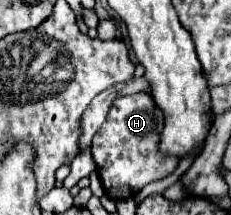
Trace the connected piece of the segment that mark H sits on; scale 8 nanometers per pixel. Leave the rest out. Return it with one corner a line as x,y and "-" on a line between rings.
148,92
122,96
112,104
106,122
102,124
98,134
94,134
92,142
92,156
108,198
130,198
146,184
162,180
176,170
178,158
162,158
162,154
158,154
156,150
160,130
162,114
158,114
158,108
154,106
154,100
148,96

